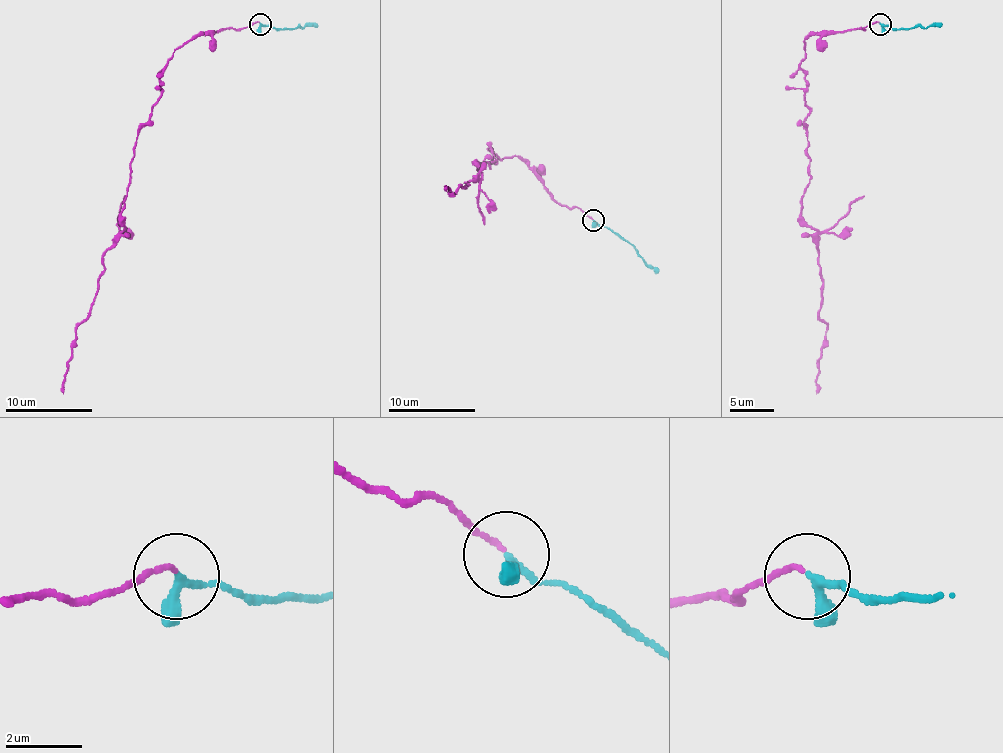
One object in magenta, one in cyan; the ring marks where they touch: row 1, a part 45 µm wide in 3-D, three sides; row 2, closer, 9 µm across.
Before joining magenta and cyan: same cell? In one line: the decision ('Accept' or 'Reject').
Accept

